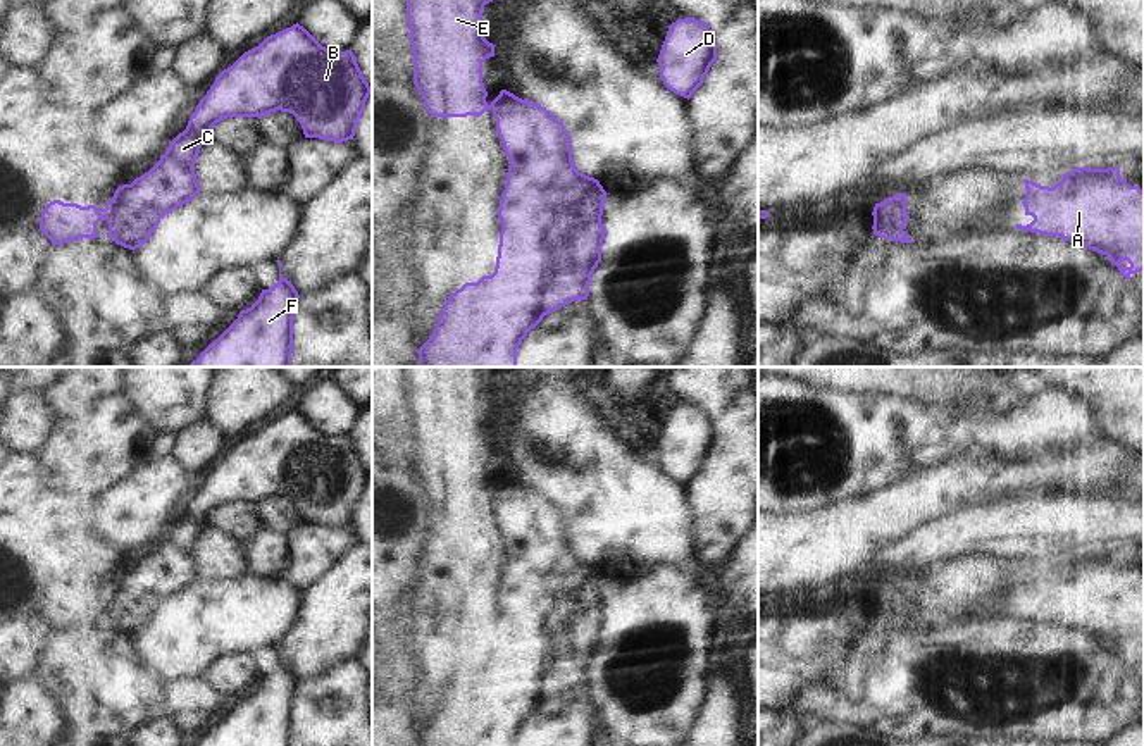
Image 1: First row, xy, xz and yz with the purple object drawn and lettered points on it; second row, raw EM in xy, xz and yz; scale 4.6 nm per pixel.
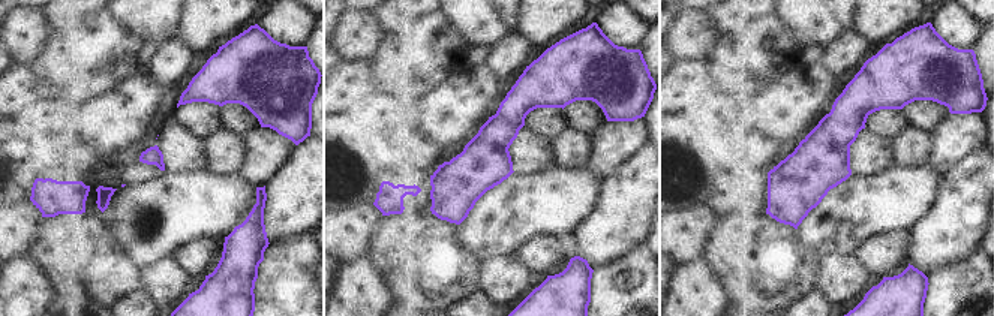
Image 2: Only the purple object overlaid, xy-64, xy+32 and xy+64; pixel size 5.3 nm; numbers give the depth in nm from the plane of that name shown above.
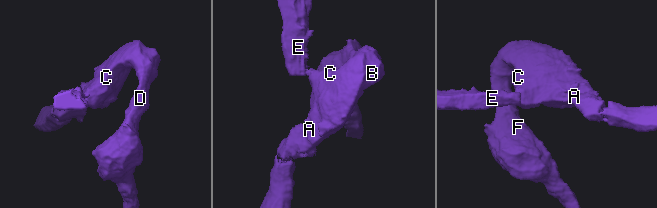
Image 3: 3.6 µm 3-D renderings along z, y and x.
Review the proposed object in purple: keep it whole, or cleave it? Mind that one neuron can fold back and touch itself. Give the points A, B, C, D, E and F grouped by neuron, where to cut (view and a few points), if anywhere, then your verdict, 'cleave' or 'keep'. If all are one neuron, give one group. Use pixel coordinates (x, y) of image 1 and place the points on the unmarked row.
A B C D F / E | xy (102, 595), (107, 603) | cleave

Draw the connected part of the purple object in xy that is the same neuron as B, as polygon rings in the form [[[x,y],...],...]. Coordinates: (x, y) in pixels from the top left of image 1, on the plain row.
[[[298,408],[267,422],[215,463],[191,500],[186,515],[169,529],[160,546],[131,570],[115,575],[103,594],[109,610],[107,624],[136,636],[150,625],[165,600],[200,581],[193,551],[202,529],[210,524],[217,508],[227,503],[260,505],[281,496],[296,503],[305,524],[343,529],[353,525],[370,479],[372,474],[362,462],[351,434],[346,438],[326,434]]]

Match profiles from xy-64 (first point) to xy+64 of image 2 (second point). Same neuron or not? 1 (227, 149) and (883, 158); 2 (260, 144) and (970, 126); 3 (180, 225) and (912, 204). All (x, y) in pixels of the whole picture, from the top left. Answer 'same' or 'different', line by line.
1: different
2: same
3: same

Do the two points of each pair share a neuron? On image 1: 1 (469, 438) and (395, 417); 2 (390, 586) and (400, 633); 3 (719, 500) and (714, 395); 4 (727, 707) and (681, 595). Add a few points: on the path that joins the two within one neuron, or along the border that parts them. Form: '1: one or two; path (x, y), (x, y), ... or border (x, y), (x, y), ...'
1: two; border (405, 385), (414, 460)
2: two; border (409, 593), (400, 600), (404, 609), (390, 624)
3: one; path (729, 474), (729, 421)
4: two; border (715, 652), (710, 696), (703, 707)

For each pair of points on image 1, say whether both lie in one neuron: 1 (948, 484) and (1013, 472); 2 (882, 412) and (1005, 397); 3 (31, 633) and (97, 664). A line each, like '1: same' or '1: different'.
1: same
2: different
3: different

